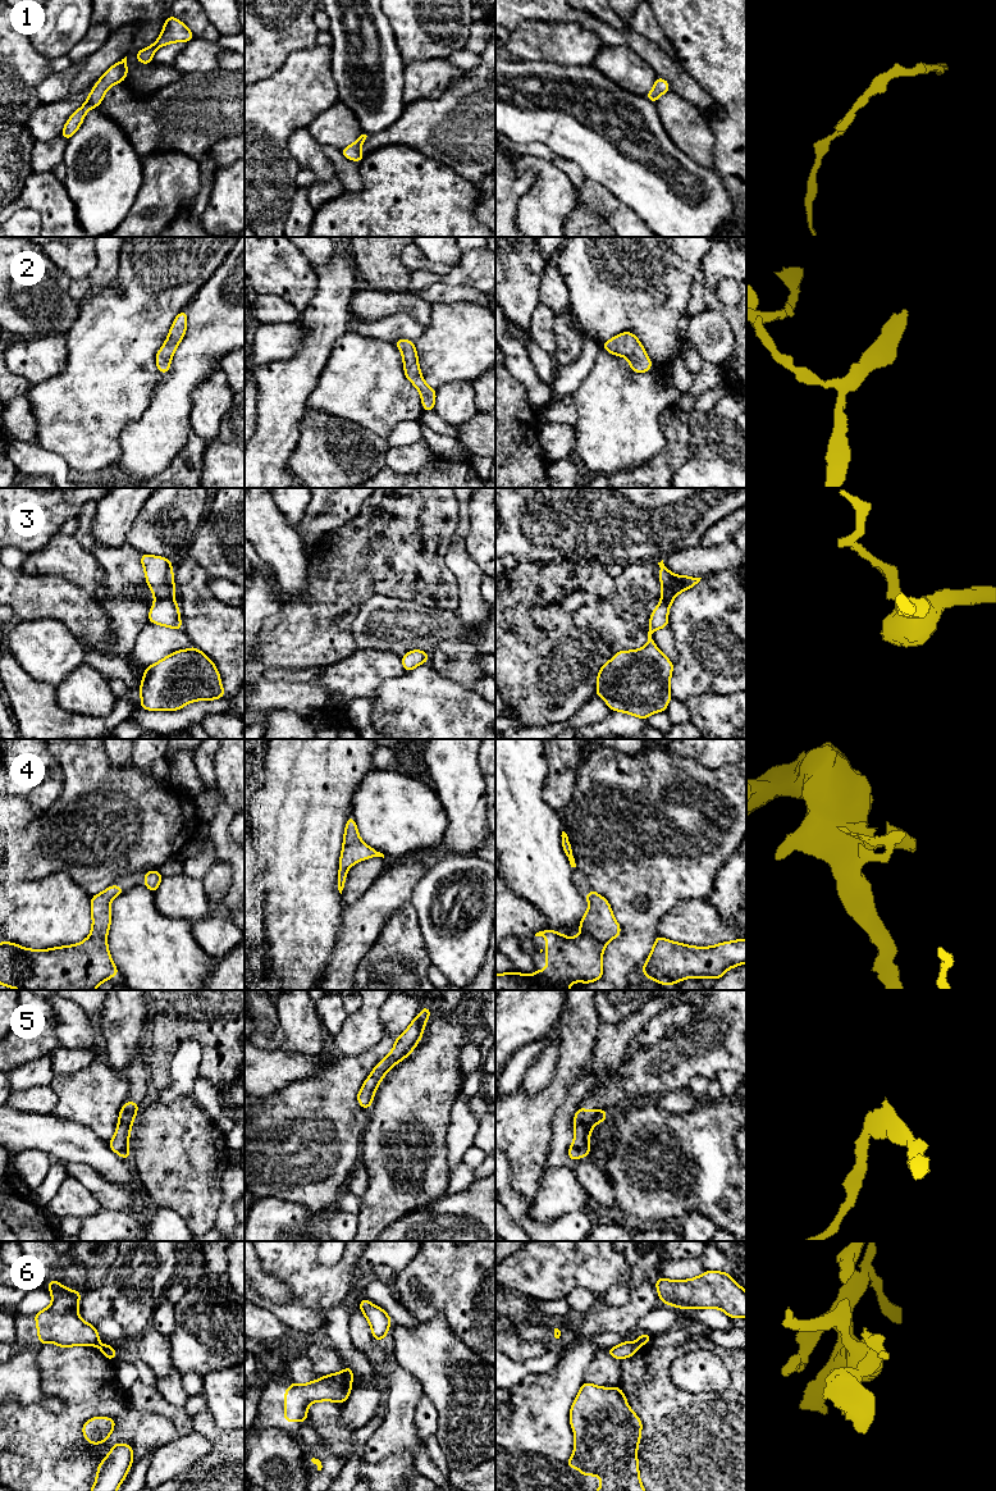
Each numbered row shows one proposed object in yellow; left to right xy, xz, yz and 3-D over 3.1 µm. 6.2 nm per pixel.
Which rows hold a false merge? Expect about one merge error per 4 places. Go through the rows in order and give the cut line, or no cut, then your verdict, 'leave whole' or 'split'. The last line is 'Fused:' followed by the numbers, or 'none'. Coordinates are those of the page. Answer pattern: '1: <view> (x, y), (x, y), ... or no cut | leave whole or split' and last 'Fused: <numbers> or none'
1: no cut | leave whole
2: no cut | leave whole
3: no cut | leave whole
4: no cut | leave whole
5: no cut | leave whole
6: xz (342, 1372), (350, 1382) | split
Fused: 6

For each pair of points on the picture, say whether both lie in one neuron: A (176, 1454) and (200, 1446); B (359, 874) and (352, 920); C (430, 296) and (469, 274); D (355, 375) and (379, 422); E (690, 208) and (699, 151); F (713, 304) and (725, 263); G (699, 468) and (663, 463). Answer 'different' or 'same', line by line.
A: same
B: different
C: different
D: same
E: different
F: same
G: different

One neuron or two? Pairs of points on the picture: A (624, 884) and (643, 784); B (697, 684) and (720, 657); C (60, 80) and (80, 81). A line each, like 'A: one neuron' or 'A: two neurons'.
A: one neuron
B: one neuron
C: two neurons

